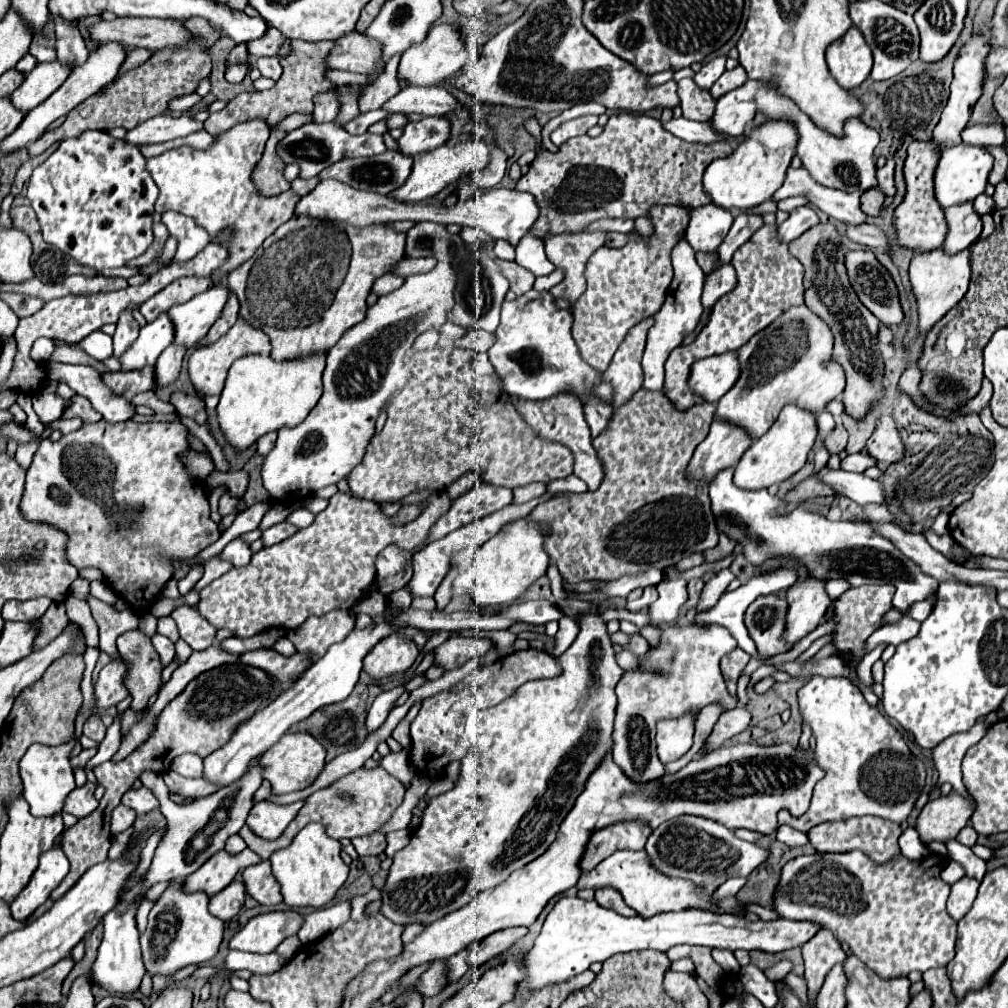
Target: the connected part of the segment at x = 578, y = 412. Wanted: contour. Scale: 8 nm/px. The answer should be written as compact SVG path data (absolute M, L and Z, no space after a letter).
M562 393L562 397L550 397L550 401L518 401L514 399L520 415L526 419L526 423L542 437L550 441L558 441L574 453L574 475L580 477L586 485L588 491L596 491L604 479L604 469L602 461L596 455L596 449L592 447L592 437L590 437L590 427L586 425L584 419L584 409L582 403L576 397L570 397L570 393Z

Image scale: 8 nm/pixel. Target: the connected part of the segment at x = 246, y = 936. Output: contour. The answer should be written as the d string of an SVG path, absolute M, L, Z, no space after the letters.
M294 911L258 915L230 939L230 949L248 953L272 953L286 937L298 933L302 921L304 919Z

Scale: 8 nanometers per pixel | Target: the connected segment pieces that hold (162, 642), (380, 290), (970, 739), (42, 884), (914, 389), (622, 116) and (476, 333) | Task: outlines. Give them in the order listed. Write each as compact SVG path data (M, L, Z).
M156 633L156 635L152 637L152 645L154 645L154 649L156 649L156 653L158 653L160 661L162 661L162 669L168 667L170 661L174 659L174 643L172 643L168 637Z
M388 273L388 275L382 275L376 283L374 283L374 293L376 295L384 295L384 293L390 293L394 289L398 289L400 285L404 283L404 277L400 275L394 275L394 273Z
M976 723L969 731L957 733L945 739L932 749L933 761L936 769L939 772L937 784L932 791L943 783L950 783L953 790L970 799L976 808L976 802L973 797L967 792L962 780L961 763L966 751L985 735L987 728L983 723Z
M52 847L50 851L42 853L40 865L34 871L30 883L22 889L22 893L10 905L12 917L16 921L24 923L60 885L60 881L68 873L68 869L70 869L70 863L66 861L66 855L62 853L60 847Z
M912 363L912 365L904 371L904 375L900 377L898 389L900 389L902 393L910 395L910 397L924 397L924 395L920 393L920 389L918 389L920 379L922 379L922 371L918 369L918 365L916 365L916 363Z
M616 113L606 123L604 131L598 137L580 135L558 149L558 153L550 153L548 149L540 151L536 159L530 163L528 173L516 183L518 191L534 195L540 215L534 221L530 233L538 239L560 233L582 233L594 221L608 217L624 217L638 219L648 217L654 205L682 205L682 207L700 207L710 203L710 197L702 187L704 169L718 157L728 157L734 151L730 141L716 141L710 145L702 143L686 143L672 133L662 129L660 121L638 115L638 113Z
M468 329L466 335L456 341L456 345L472 349L476 353L484 353L494 345L494 341L496 341L494 333L486 333L486 331L480 331L480 329Z

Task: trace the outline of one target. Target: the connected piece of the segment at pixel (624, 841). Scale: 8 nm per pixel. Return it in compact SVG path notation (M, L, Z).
M620 821L594 831L582 853L582 873L592 871L598 863L602 863L606 857L620 849L644 849L646 839L652 831L654 829L642 821Z

